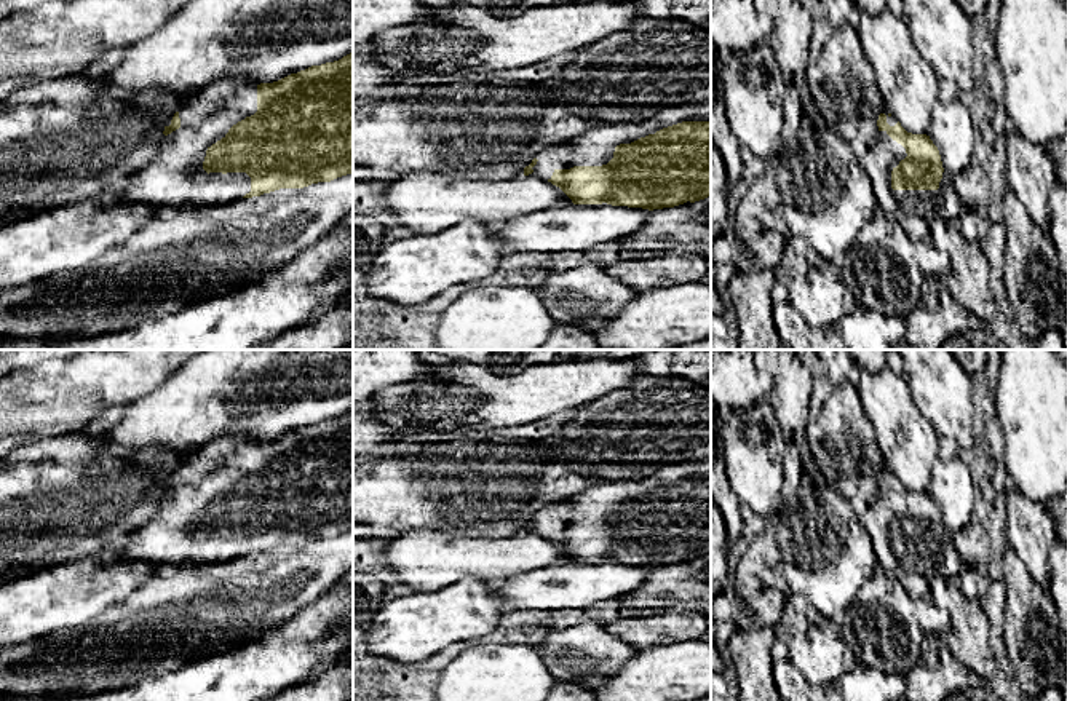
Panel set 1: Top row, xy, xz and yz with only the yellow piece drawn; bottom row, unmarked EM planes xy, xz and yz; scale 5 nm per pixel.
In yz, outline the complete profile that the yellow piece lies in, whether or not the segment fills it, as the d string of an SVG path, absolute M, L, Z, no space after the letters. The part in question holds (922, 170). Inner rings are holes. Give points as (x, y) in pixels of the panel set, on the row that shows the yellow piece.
M888 110L879 115L877 126L879 133L874 144L859 149L859 164L869 176L879 211L887 219L898 222L914 241L930 240L930 224L933 219L958 220L963 212L963 203L954 180L944 171L939 150L930 136L907 133Z

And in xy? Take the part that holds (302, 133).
M353 53L273 83L224 78L188 97L163 134L158 155L117 198L97 198L97 203L147 203L160 214L180 212L351 174Z

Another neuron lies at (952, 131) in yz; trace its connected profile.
M958 99L936 102L928 136L938 147L942 168L950 177L963 172L974 161L976 126L971 109Z

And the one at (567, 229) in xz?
M569 204L490 225L506 252L586 252L637 232L649 209Z

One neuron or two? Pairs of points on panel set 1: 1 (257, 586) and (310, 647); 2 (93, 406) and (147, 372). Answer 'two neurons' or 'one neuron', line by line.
1: two neurons
2: one neuron

